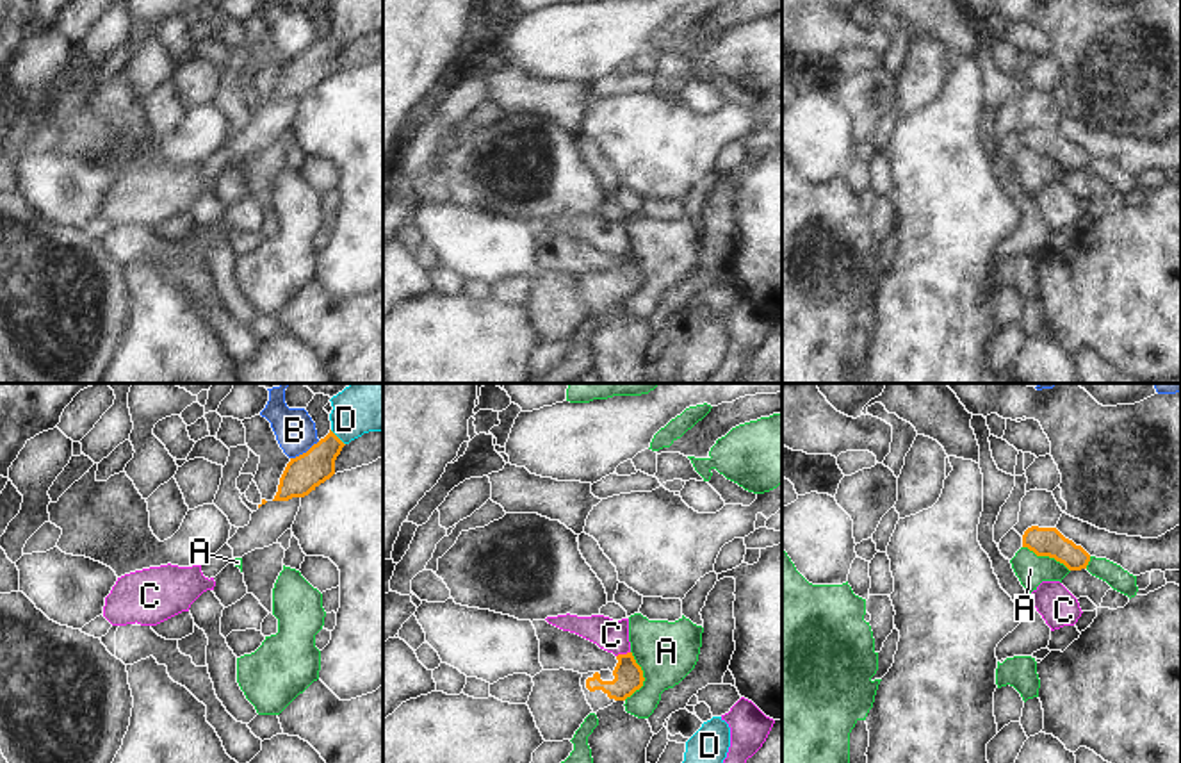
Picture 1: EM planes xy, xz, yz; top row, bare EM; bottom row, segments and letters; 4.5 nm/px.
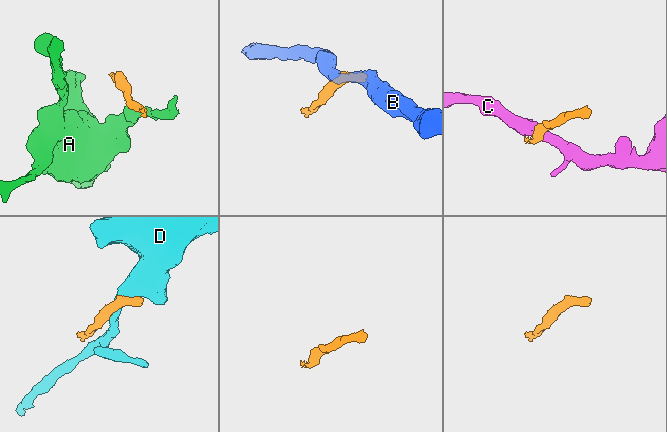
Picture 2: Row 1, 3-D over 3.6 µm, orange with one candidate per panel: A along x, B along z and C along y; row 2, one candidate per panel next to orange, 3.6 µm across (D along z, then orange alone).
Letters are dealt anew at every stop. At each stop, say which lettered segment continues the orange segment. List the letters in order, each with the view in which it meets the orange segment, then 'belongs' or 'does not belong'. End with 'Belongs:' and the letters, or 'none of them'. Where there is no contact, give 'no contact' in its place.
A: contact in xz; does not belong
B: contact in xy; does not belong
C: contact in xz; does not belong
D: contact in xy; does not belong
Belongs: none of them

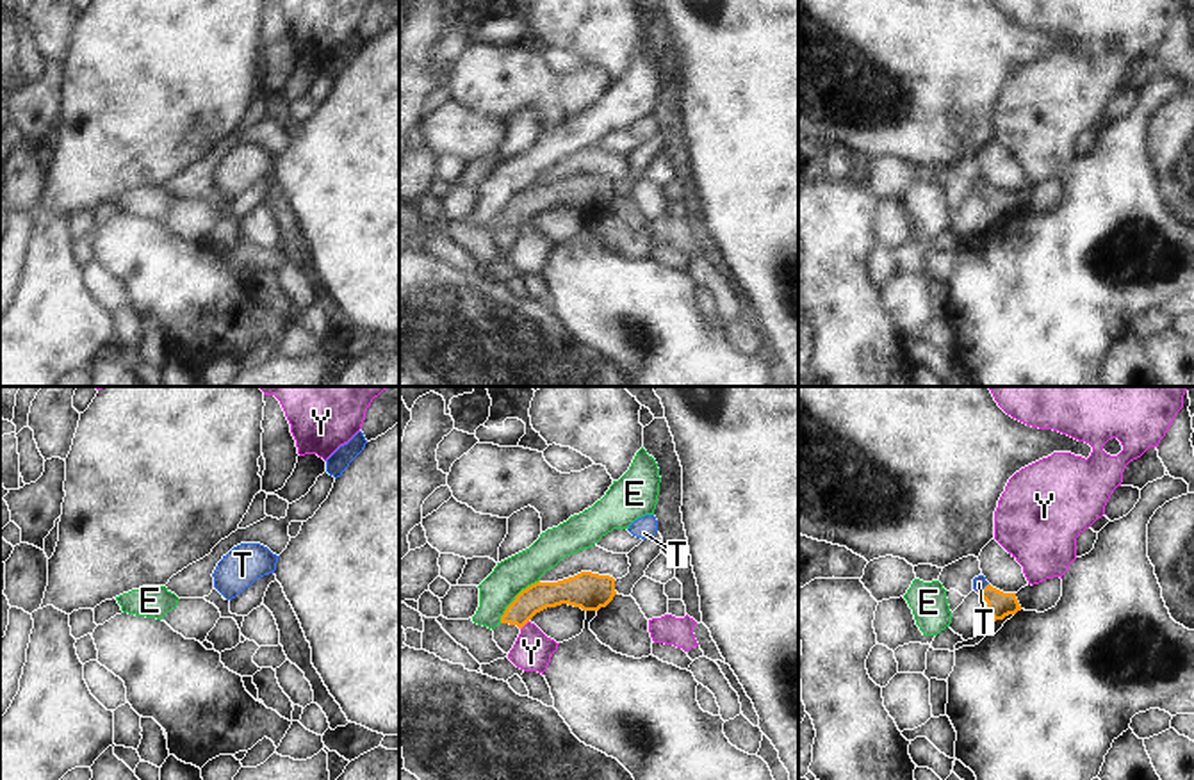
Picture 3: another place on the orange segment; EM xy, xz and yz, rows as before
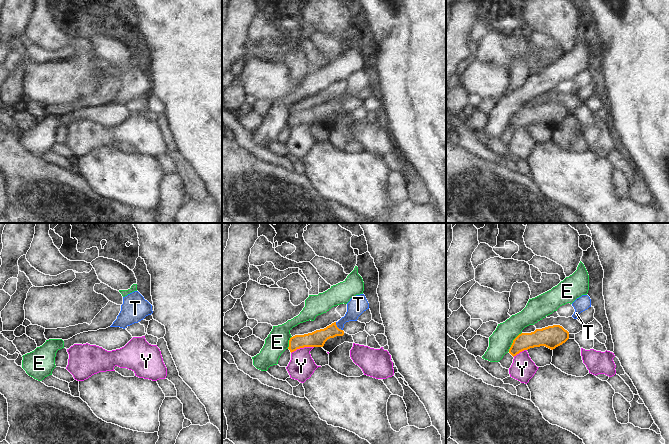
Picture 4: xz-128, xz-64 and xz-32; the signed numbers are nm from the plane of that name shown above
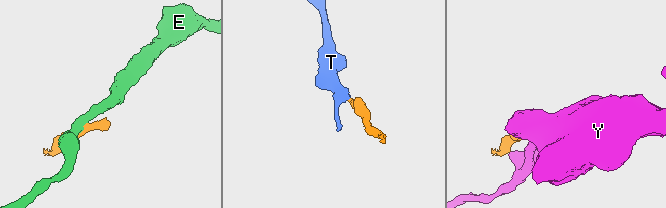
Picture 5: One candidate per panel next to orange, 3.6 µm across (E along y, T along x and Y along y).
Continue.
E: contact in xz; does not belong
T: contact in yz; belongs
Y: contact in xz; does not belong
Belongs: T

